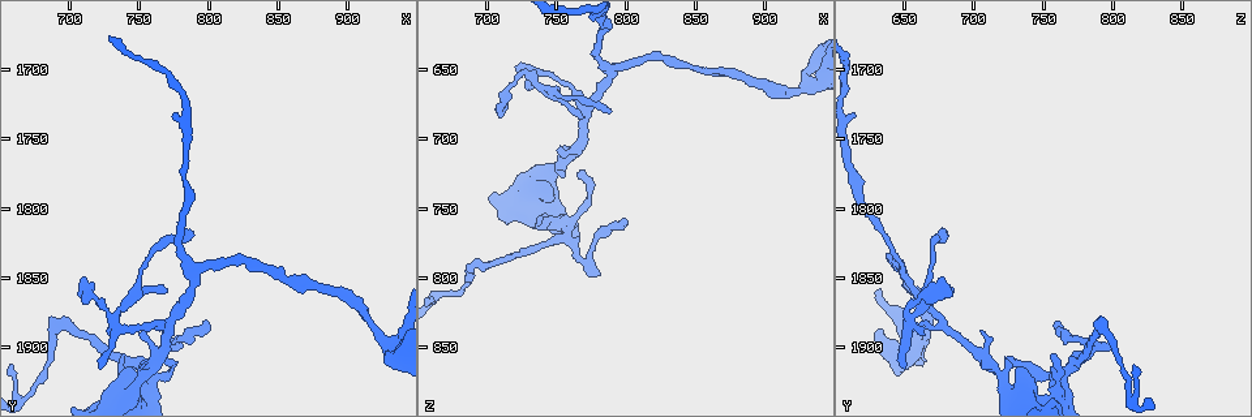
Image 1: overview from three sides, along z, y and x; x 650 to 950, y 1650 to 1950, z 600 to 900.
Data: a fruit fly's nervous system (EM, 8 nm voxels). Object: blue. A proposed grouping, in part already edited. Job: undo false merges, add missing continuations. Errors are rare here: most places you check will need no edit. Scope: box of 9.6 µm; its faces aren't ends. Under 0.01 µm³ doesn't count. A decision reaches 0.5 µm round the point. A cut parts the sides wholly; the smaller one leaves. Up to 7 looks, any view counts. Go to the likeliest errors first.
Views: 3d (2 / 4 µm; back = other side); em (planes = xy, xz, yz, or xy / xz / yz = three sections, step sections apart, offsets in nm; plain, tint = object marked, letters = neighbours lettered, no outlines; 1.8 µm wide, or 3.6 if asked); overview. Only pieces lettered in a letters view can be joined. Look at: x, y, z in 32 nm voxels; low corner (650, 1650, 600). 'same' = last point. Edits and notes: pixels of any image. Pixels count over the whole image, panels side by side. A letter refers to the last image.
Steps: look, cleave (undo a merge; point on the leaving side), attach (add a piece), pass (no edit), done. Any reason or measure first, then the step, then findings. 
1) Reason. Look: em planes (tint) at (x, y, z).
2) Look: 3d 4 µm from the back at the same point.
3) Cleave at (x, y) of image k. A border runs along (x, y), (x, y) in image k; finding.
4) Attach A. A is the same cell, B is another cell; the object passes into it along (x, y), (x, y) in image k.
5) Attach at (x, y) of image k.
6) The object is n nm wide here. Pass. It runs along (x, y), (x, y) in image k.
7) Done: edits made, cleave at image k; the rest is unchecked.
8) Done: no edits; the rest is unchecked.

Thin neck. Look: em planes (letters) at (746, 1864, 666).

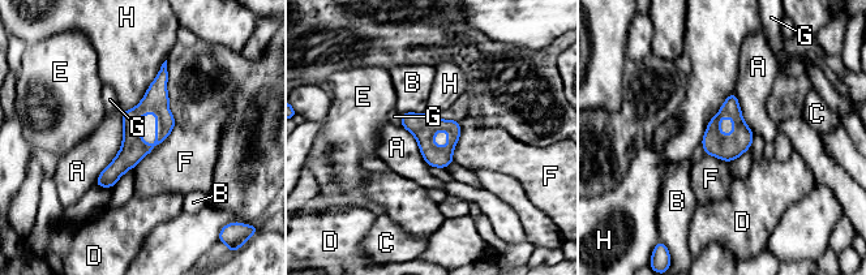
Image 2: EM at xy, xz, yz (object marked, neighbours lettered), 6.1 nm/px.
Pass. A, B, C, D, E, F, G and H are other cells; it runs along (163, 69), (99, 183) in image 2; one neuron here.

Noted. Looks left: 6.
Branch stops here. Look: em yz step 4 (tint) at (798, 1884, 756).

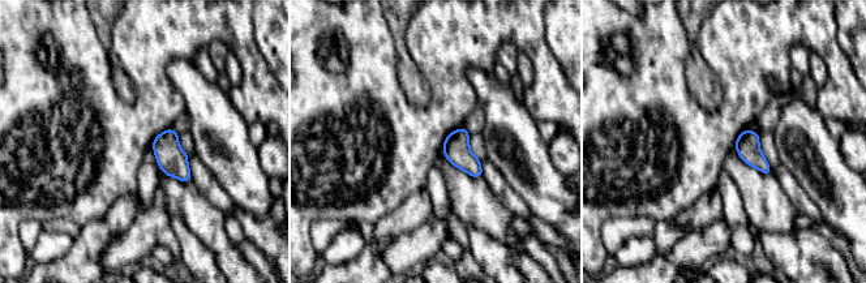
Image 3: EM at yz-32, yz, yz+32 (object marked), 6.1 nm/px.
Look: em yz step 4 (letters) at the same point.

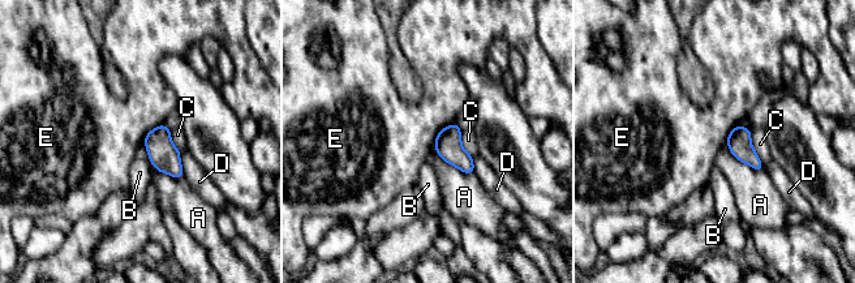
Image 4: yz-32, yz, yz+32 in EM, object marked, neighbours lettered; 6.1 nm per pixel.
The longest contact is with A, 300 nm. Pass. A, B, C, D and E are other cells; a border runs along (454, 121), (438, 133), (433, 145) in image 4; no lettered piece goes on from it.

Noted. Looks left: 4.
Thin end. Look: em planes (plain) at (788, 1818, 682).

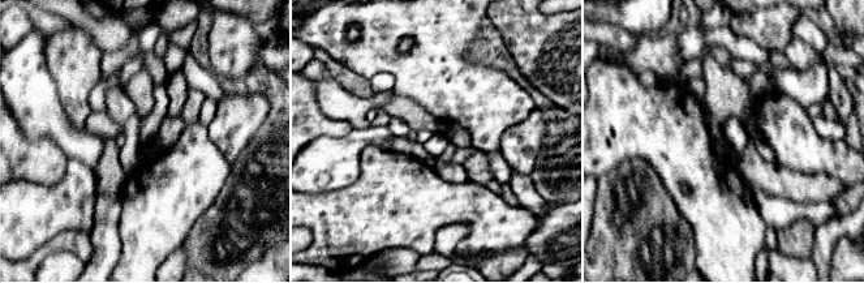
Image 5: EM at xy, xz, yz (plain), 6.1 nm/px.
Look: em planes (letters) at the same point.

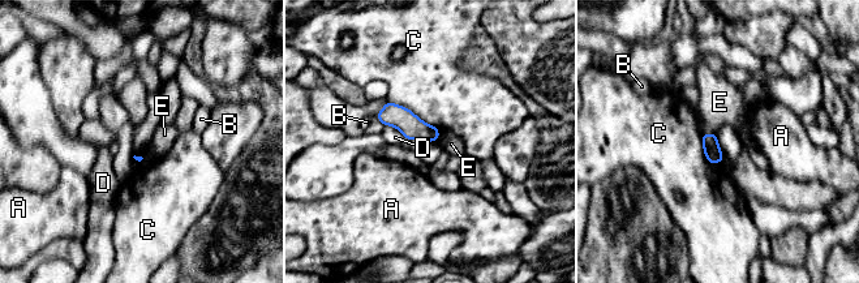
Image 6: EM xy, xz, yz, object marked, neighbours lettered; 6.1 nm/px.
Pass. A, B, C, D and E are other cells; a border runs along (714, 133), (701, 134) in image 6; none of them fits.

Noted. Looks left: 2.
Done: no edits; the rest is unchecked.

